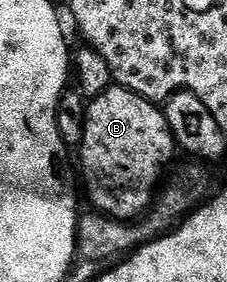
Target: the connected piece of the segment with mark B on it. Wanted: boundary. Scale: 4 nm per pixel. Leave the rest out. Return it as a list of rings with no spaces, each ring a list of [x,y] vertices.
[[[112,84],[100,96],[89,99],[80,153],[86,190],[90,193],[91,204],[94,205],[91,207],[105,214],[107,218],[134,220],[151,205],[156,194],[154,185],[157,184],[162,169],[169,164],[170,157],[176,154],[176,143],[165,113],[155,103],[128,88]]]

